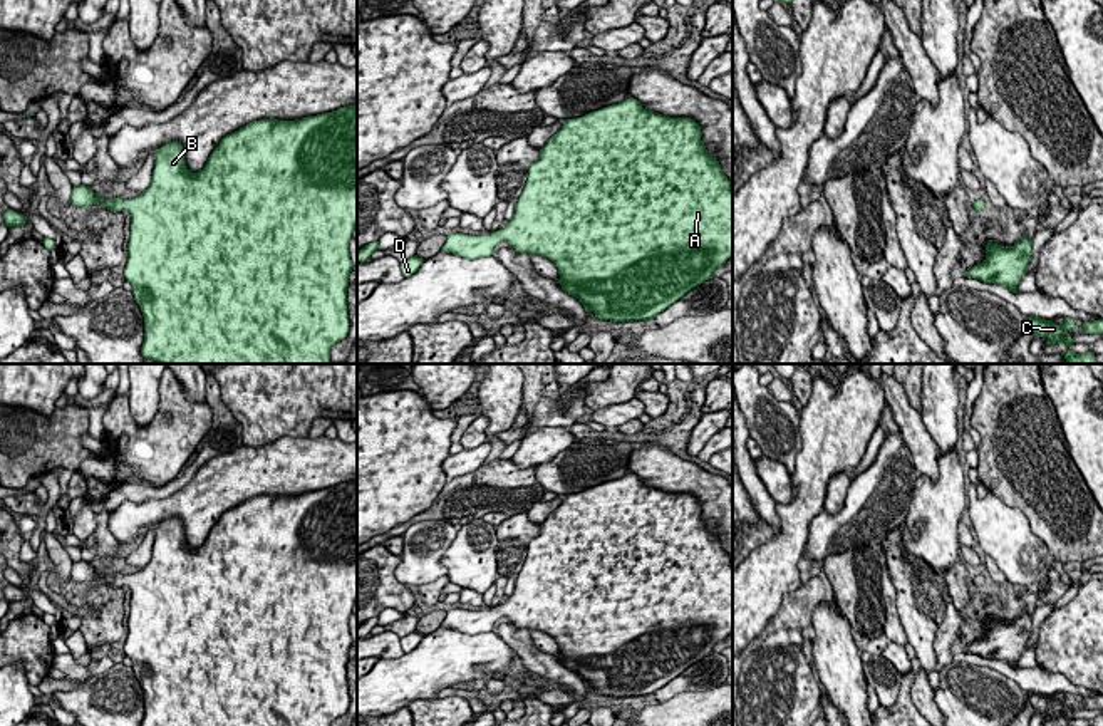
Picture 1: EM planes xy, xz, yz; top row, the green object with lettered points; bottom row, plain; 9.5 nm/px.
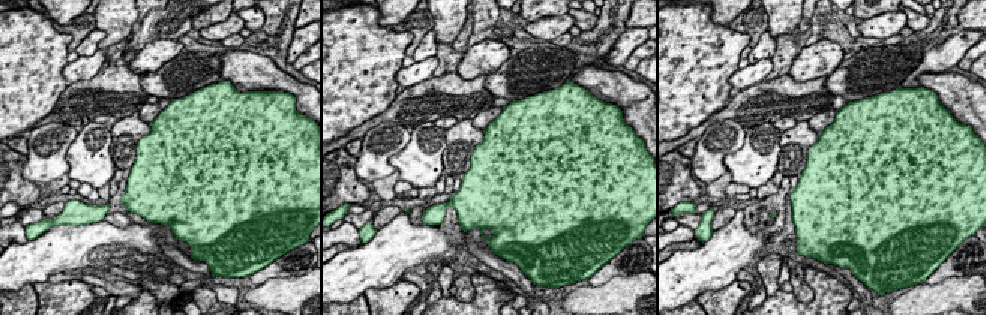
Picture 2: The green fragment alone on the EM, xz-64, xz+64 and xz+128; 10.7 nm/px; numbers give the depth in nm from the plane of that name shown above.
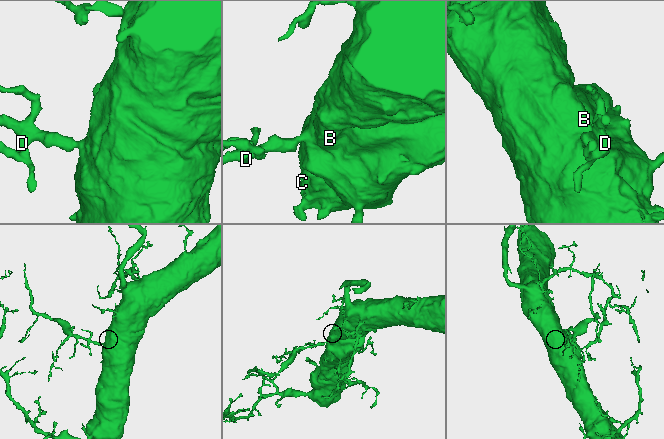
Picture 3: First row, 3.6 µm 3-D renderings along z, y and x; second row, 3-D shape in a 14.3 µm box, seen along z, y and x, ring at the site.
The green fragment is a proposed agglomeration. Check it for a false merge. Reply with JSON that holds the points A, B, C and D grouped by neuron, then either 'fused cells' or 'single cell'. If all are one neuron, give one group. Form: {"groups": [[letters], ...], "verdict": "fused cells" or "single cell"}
{"groups": [["A", "B", "C", "D"]], "verdict": "single cell"}

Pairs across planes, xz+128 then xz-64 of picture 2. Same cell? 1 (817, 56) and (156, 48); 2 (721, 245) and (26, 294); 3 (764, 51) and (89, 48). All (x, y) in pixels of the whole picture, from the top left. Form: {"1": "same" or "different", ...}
{"1": "same", "2": "different", "3": "same"}

